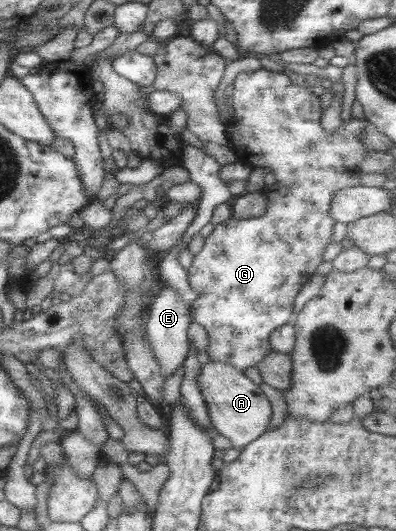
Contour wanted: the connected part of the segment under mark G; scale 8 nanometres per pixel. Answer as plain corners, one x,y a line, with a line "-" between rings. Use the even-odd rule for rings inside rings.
264,68
254,71
240,72
233,81
233,107
234,116
228,123
228,133
230,138
230,148
235,152
240,162
251,166
252,168
267,168
273,176
275,183
271,187
266,187
260,191
267,197
265,212
255,218
241,219
230,217
229,220
215,225
214,230
206,237
204,246
200,253
197,253
188,269
188,281
191,290
197,292
197,299
191,306
190,316
192,322
199,324
207,331
209,337
207,352
204,354
205,361
221,362
233,366
233,368
243,373
248,368
257,367
259,362
263,361
267,355
272,352
269,337
277,328
292,322
294,299
300,289
308,282
310,277
316,274
317,266
321,264
323,252
329,243
333,241
333,225
336,223
329,214
331,201
334,199
338,190
351,188
361,185
362,173
358,168
359,163
367,156
368,148
361,142
362,132
366,129
368,121
366,119
349,118
347,122
342,122
333,132
327,132
320,123
322,115
320,98
309,91
308,87
298,86
289,80
285,73
279,71
269,71

